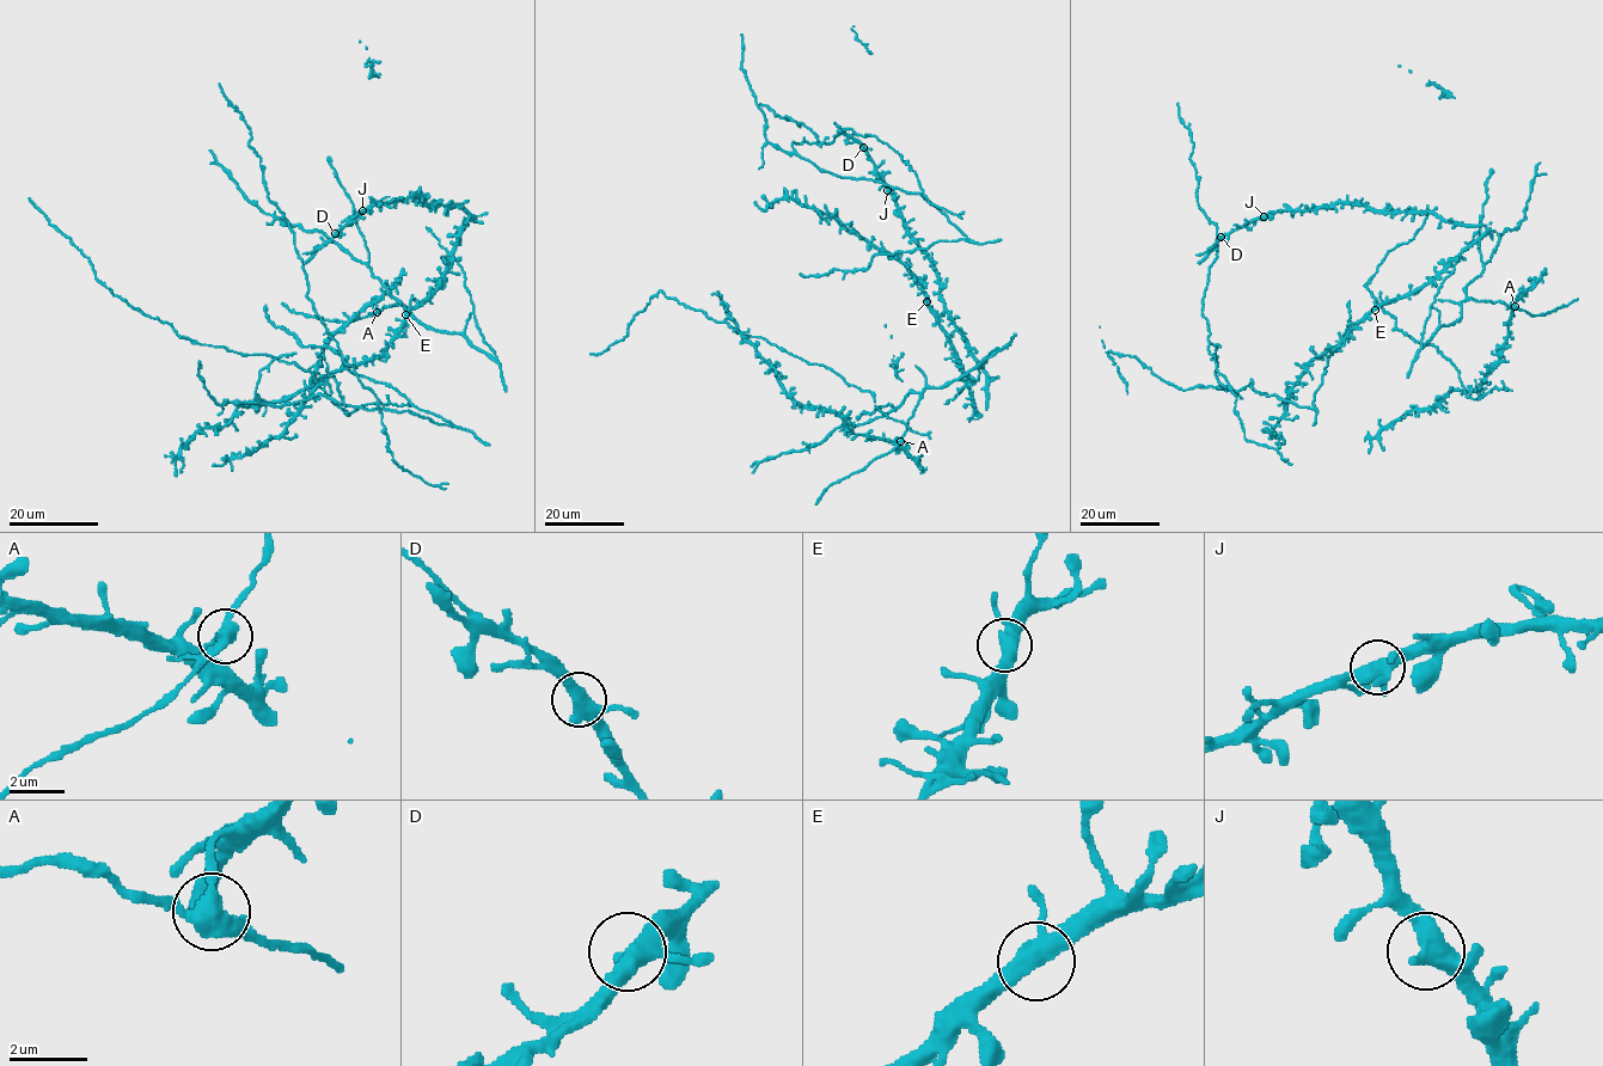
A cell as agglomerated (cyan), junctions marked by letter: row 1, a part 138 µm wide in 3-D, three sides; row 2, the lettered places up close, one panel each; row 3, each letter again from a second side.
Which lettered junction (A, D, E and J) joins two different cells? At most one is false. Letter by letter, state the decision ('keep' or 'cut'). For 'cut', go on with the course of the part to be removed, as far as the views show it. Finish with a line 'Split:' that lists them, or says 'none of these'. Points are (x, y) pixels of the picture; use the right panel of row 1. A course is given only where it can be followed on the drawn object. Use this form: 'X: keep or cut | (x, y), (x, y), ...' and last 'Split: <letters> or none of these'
A: cut
D: keep
E: keep
J: keep
Split: A

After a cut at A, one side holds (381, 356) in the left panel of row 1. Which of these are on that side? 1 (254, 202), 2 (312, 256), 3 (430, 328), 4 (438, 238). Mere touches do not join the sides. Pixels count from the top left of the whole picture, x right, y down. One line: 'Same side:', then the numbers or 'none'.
Same side: 2

